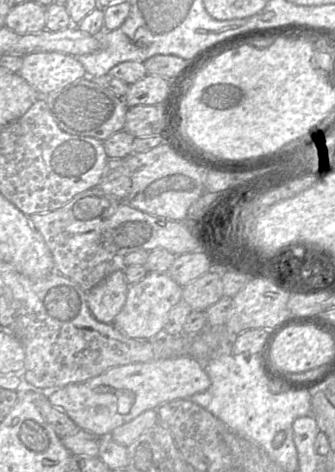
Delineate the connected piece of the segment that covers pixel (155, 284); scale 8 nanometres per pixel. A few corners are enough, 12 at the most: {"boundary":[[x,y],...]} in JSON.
{"boundary":[[148,272],[129,285],[114,319],[124,335],[162,335],[183,287]]}

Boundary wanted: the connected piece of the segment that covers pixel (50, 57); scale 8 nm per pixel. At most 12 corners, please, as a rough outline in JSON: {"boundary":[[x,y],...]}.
{"boundary":[[23,56],[18,74],[45,97],[83,78],[75,56]]}

